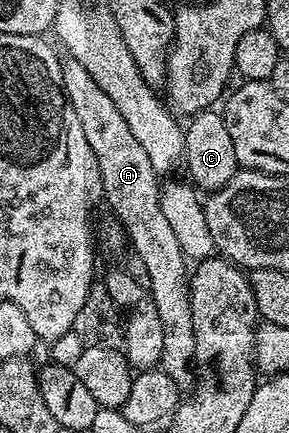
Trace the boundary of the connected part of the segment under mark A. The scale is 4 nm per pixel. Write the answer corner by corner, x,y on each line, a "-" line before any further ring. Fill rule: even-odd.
70,58
64,59
62,66
63,93
67,95
73,110
77,110
81,130
85,130
85,138
97,158
103,183
103,200
115,211
114,219
121,225
129,241
130,251
141,256
150,275
151,301
153,306
157,306
157,318
161,318
164,334
158,367
169,374
173,382
177,382
180,393
190,393
195,386
195,335
189,291
189,264
161,210
160,177
153,170
153,162
149,162
145,149
137,143
137,138
133,138
125,117
109,99
109,94
105,94
105,90
101,90
101,86
89,78
89,70
85,70
81,62

